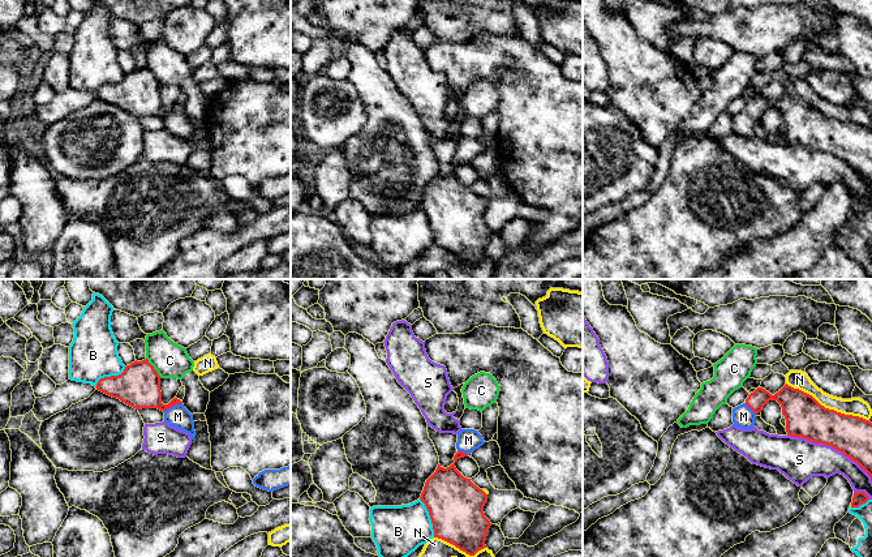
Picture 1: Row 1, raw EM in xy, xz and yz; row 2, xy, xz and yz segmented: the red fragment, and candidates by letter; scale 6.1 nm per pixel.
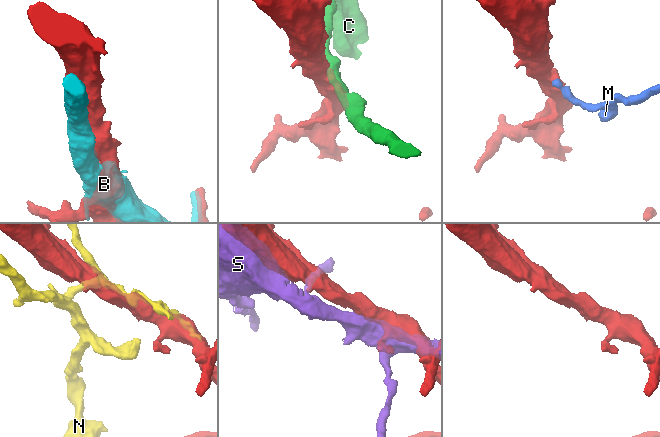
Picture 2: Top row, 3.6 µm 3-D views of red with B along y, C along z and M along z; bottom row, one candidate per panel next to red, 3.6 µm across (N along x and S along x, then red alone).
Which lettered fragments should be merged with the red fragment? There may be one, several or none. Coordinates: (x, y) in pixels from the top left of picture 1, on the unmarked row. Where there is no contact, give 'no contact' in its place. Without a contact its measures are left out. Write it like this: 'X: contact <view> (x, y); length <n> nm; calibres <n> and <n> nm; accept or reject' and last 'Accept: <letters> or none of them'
B: contact xz (430, 226); length 260 nm; calibres 340 and 320 nm; reject
C: contact xy (153, 76); length 160 nm; calibres 260 and 220 nm; reject
M: contact xy (172, 114); length 130 nm; calibres 260 and 140 nm; accept
N: contact yz (828, 116); length 550 nm; calibres 240 and 110 nm; reject
S: contact yz (830, 153); length 600 nm; calibres 240 and 260 nm; reject
Accept: M

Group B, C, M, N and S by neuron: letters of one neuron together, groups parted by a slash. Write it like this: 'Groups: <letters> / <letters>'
Groups: B / C / M / N / S

